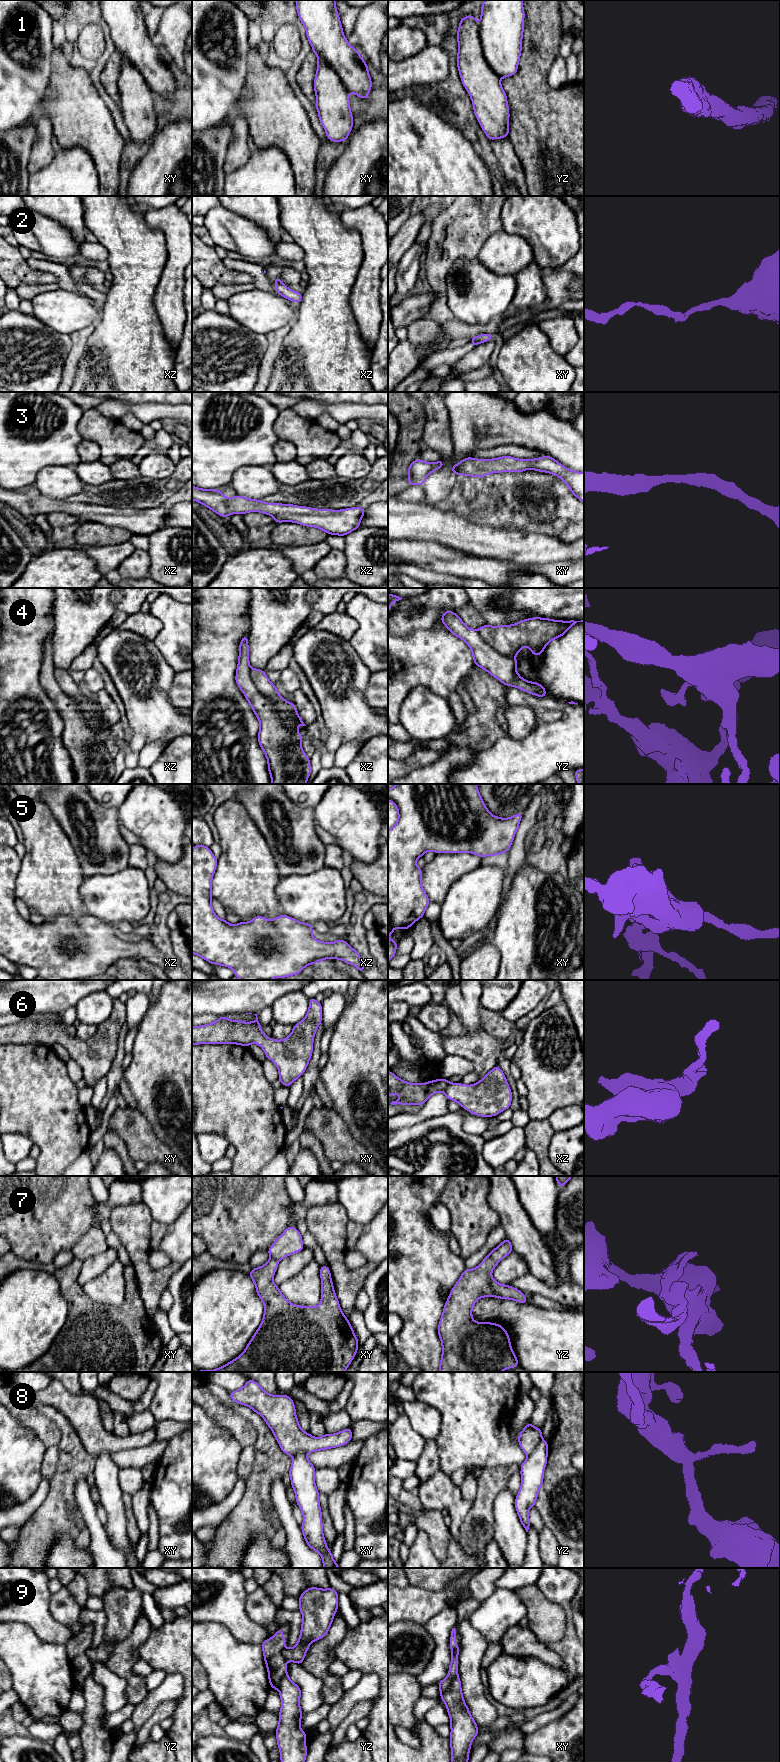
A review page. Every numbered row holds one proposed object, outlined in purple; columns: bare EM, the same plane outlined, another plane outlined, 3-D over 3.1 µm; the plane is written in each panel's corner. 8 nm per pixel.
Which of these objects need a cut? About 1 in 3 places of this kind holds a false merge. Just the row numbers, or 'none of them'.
2, 8, 9

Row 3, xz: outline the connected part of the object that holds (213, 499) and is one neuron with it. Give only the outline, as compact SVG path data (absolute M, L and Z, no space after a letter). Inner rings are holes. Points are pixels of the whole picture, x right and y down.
M192 486L192 500L206 506L222 517L240 513L261 512L272 516L276 523L294 522L307 527L316 527L328 535L346 536L359 528L365 509L353 508L331 510L317 509L293 504L266 503L235 495L227 498L220 490L201 489Z

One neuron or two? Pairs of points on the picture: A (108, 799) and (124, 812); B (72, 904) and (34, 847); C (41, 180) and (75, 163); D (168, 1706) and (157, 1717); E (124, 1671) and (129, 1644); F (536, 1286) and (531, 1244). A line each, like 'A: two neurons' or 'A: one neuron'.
A: one neuron
B: one neuron
C: one neuron
D: one neuron
E: one neuron
F: two neurons

